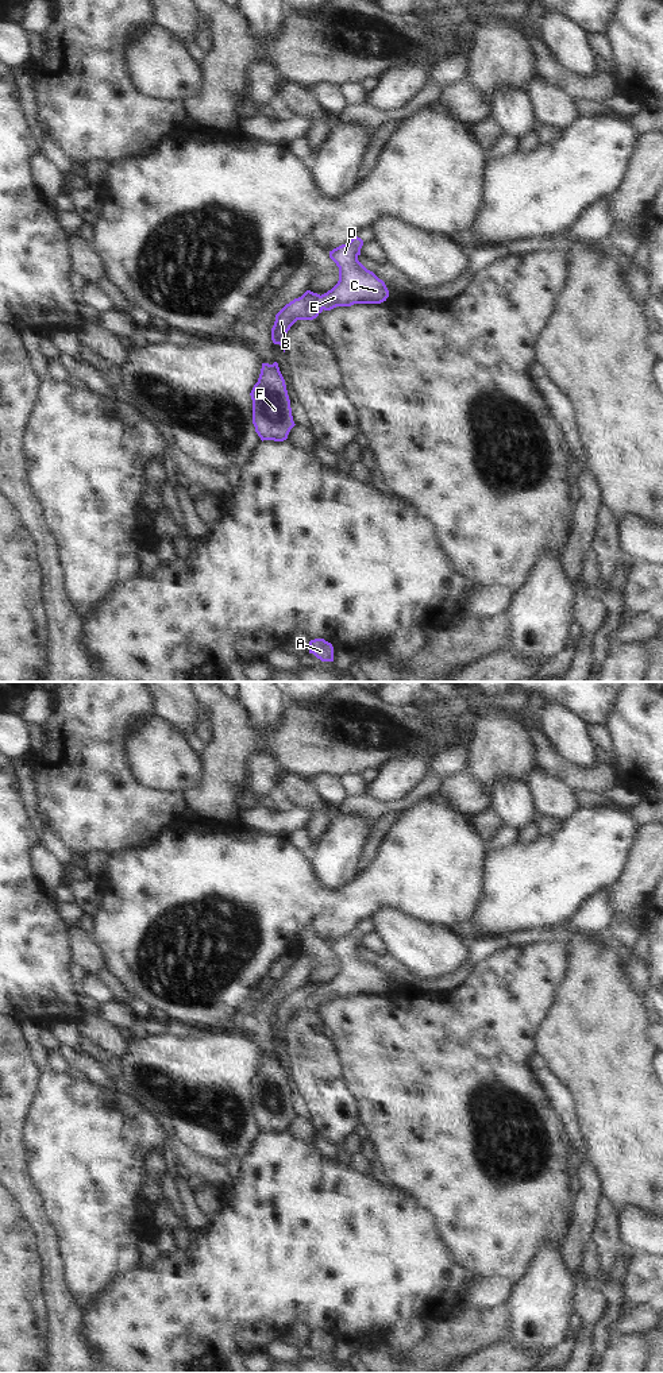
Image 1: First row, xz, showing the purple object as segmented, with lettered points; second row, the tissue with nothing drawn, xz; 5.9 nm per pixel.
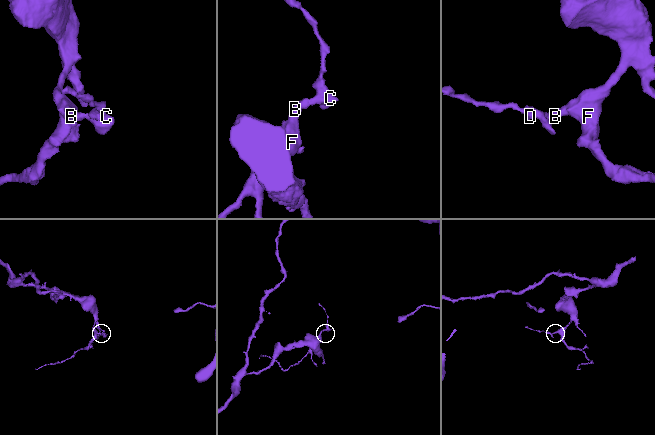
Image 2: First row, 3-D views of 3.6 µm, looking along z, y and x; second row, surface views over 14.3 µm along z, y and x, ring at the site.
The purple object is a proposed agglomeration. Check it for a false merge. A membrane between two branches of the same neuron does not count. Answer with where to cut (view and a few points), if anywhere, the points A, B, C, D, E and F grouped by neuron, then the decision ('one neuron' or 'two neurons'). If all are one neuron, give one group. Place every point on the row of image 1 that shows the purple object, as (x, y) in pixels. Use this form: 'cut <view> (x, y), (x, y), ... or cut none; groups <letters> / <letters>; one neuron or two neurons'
cut none; groups A B C D E F; one neuron

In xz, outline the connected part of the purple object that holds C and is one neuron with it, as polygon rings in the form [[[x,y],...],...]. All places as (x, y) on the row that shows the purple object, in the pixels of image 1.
[[[354,236],[348,243],[329,251],[329,258],[339,267],[338,284],[321,296],[307,290],[275,315],[271,340],[274,344],[280,344],[284,352],[286,333],[297,320],[313,320],[323,311],[331,311],[336,306],[386,301],[389,290],[385,282],[358,261],[362,246],[363,240]]]

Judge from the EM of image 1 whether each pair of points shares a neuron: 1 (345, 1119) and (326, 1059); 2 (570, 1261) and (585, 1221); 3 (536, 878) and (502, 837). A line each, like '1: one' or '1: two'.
1: one
2: one
3: two

